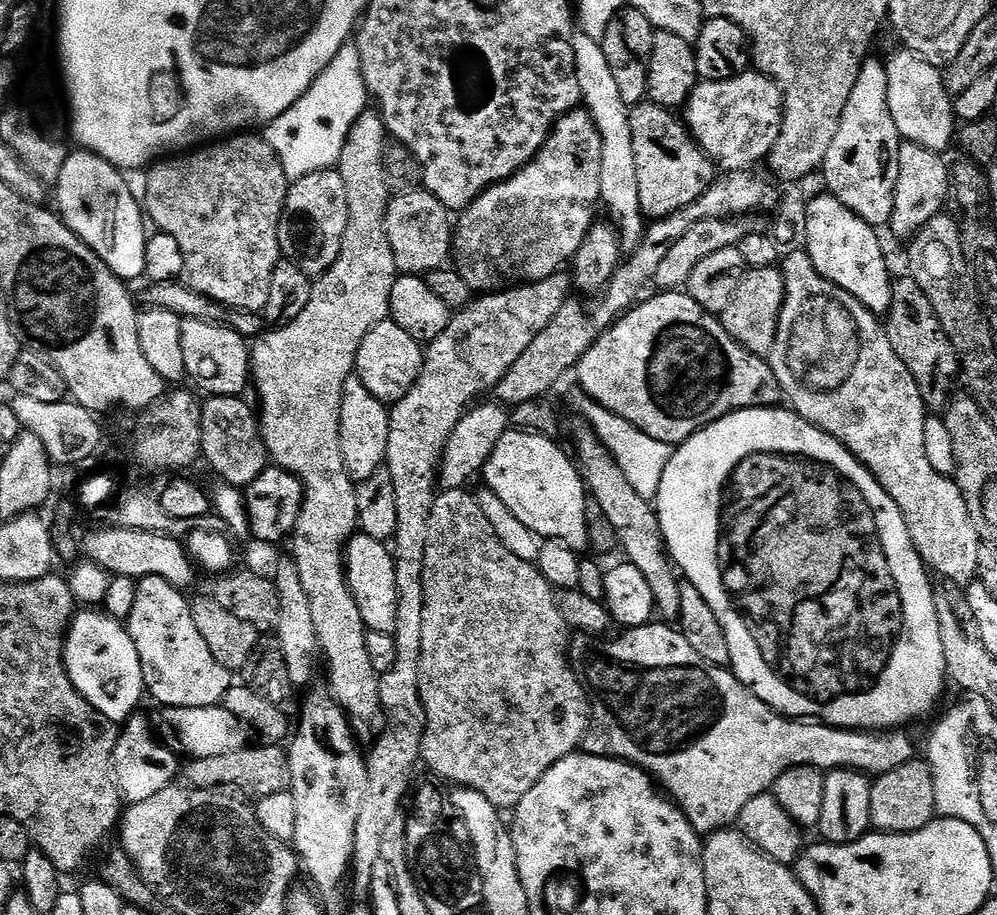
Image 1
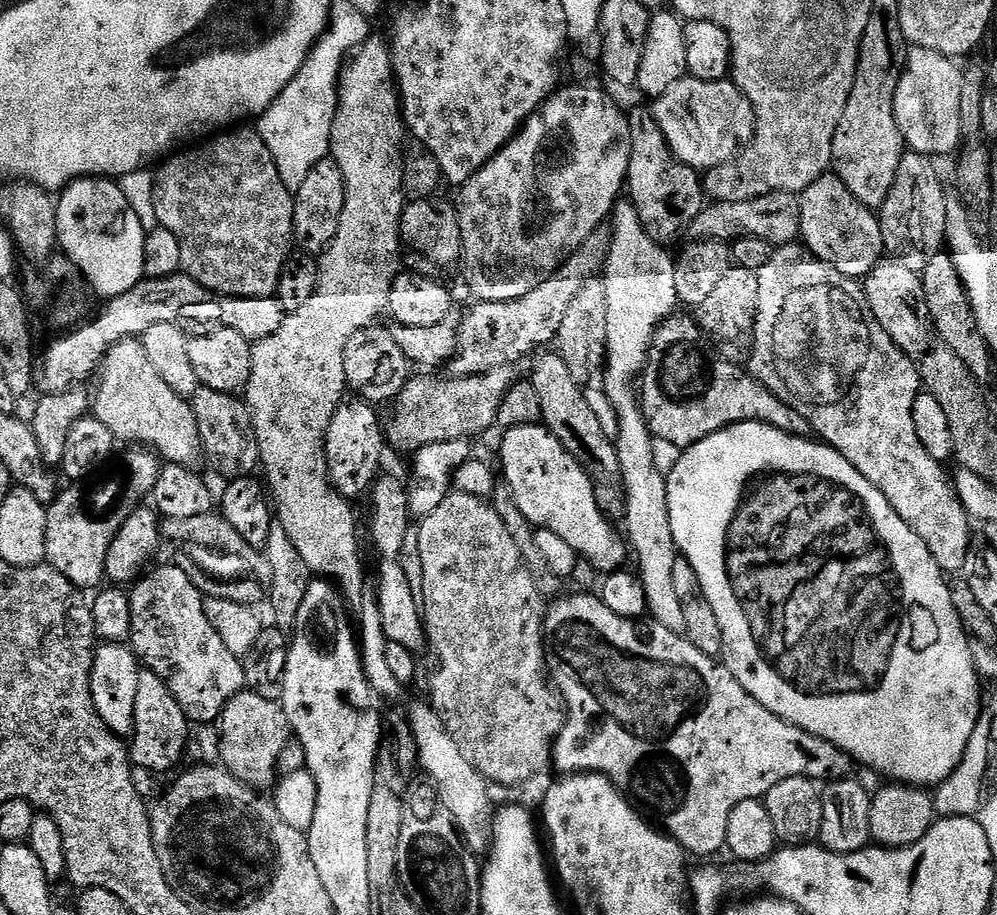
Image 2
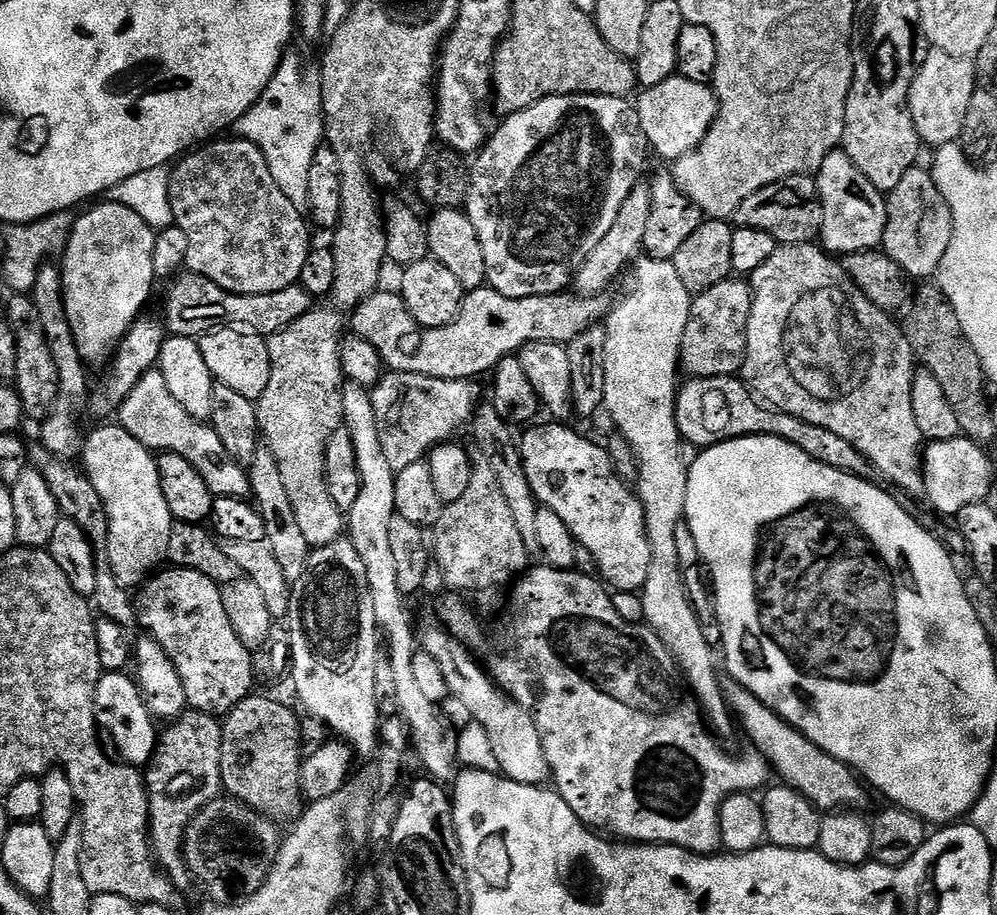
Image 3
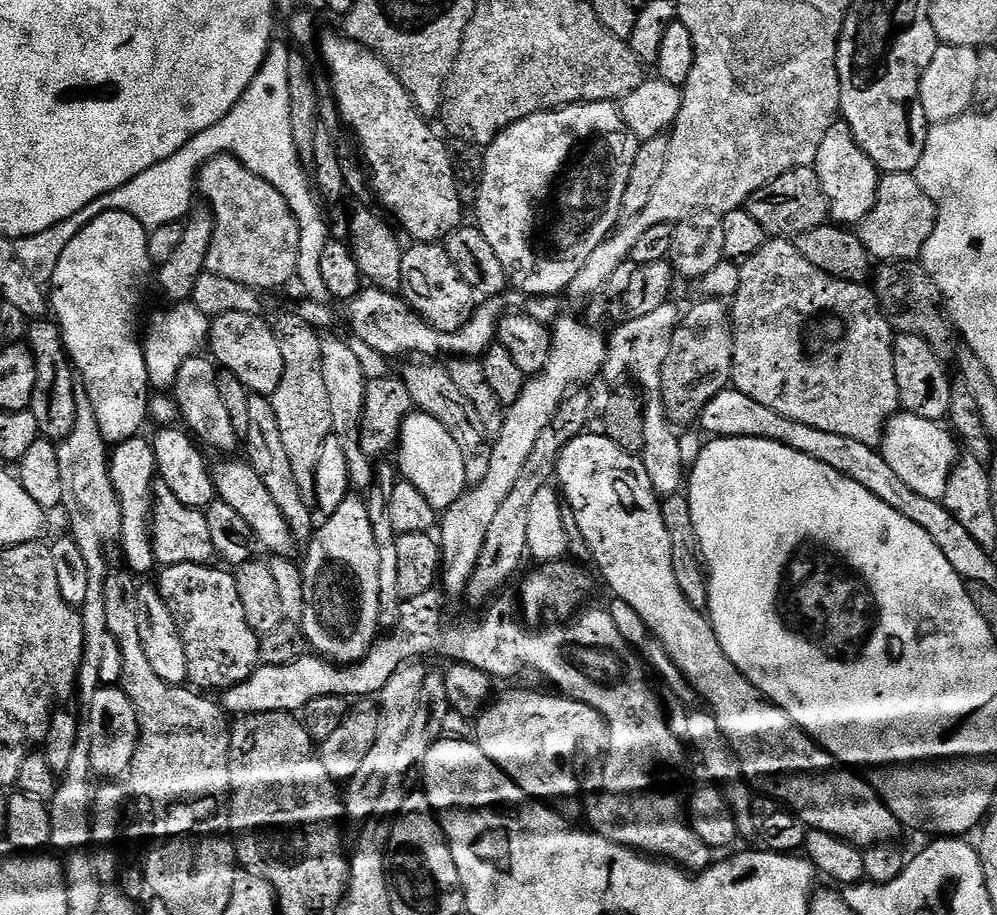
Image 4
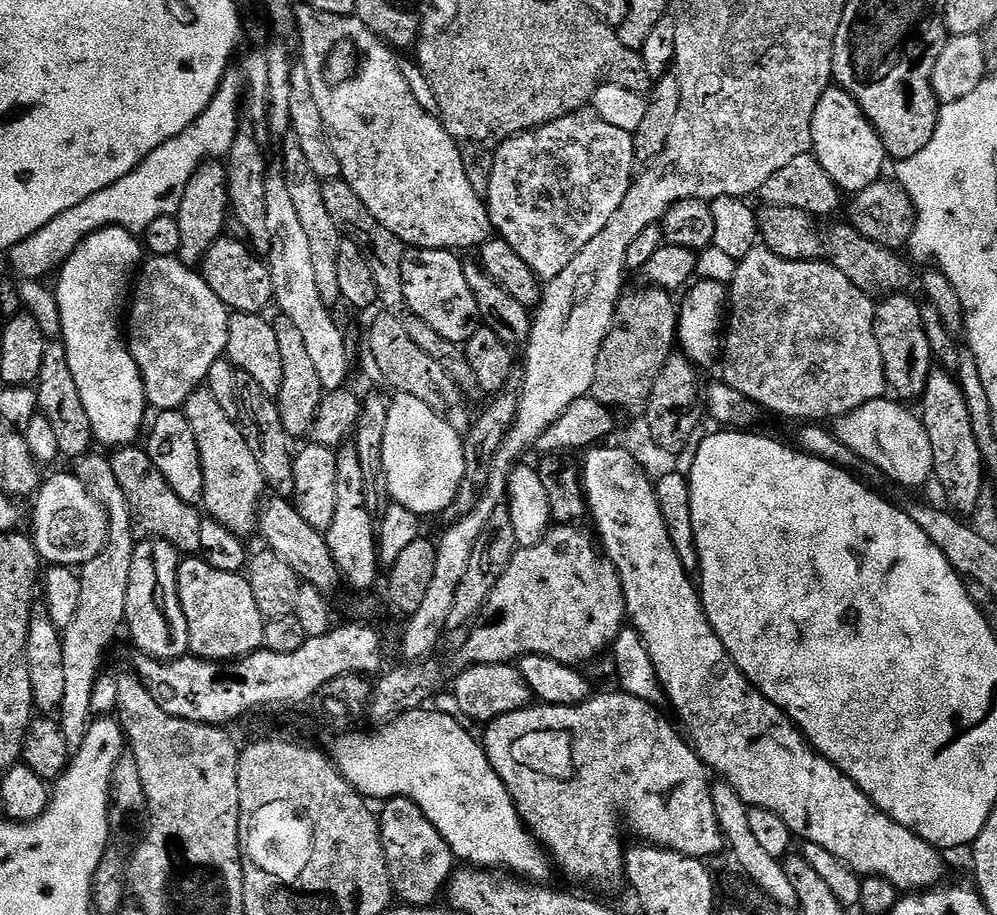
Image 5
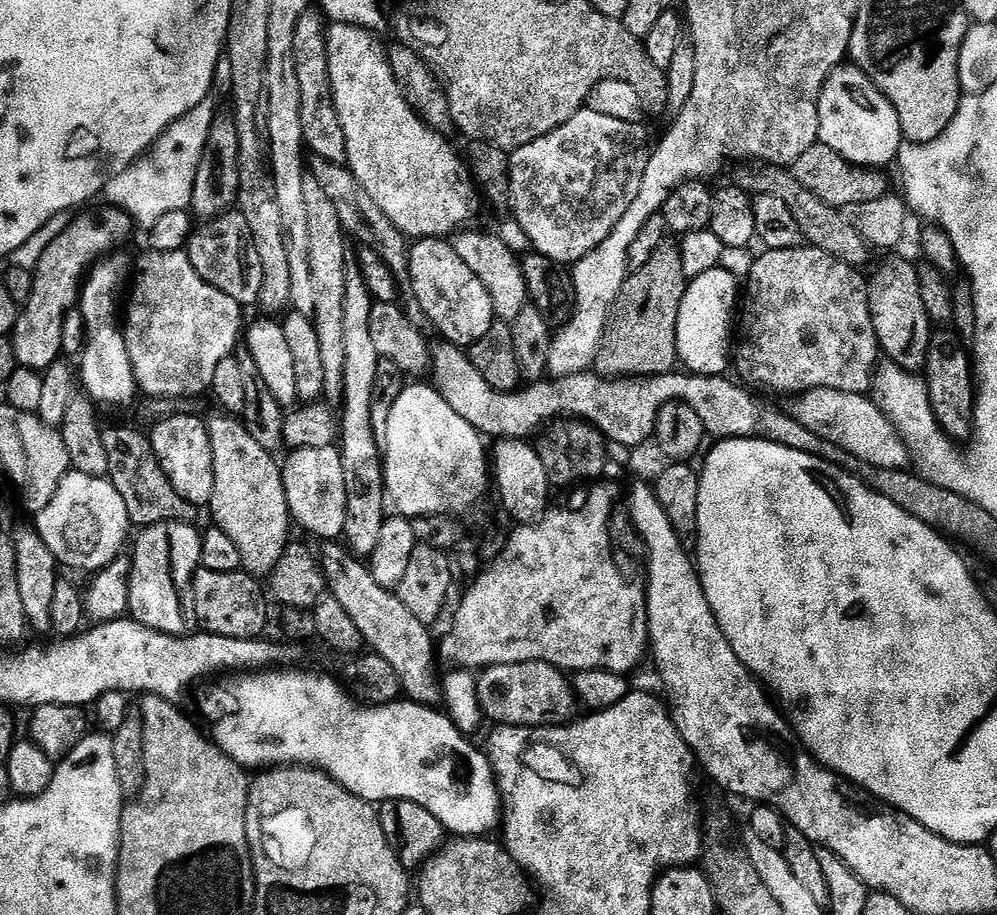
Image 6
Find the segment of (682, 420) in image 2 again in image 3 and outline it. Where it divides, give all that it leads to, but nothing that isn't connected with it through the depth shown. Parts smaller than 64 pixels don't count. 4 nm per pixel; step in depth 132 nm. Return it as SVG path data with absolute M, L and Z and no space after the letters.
M736 376L685 379L676 394L676 425L681 437L687 443L689 440L697 444L700 450L712 448L723 440L737 440L743 436L776 436L798 446L798 450L810 454L810 458L826 466L834 466L834 470L863 477L867 477L870 472L868 461L852 449L846 438L838 438L838 434L822 430L822 426L814 426L802 418L765 406L748 391L744 381Z

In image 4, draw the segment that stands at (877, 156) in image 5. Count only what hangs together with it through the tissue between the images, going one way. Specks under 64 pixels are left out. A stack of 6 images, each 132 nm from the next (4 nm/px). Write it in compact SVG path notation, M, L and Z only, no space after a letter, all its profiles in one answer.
M848 123L833 124L826 138L822 138L814 167L818 182L822 182L822 190L828 199L831 219L837 225L858 226L866 218L866 214L874 210L882 173L876 163L860 149Z

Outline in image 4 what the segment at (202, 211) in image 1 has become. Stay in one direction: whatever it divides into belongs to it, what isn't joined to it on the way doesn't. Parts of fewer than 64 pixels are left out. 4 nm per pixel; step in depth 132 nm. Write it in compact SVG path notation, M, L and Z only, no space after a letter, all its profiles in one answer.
M215 156L200 167L198 192L204 195L203 203L211 208L216 223L210 254L206 254L207 272L264 294L296 280L298 222L286 206L286 198L270 182L246 170L233 156Z

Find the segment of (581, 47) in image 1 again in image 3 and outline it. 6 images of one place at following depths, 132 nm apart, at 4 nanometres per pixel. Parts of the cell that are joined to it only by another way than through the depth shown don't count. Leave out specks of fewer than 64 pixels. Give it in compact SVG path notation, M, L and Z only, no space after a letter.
M637 259L631 265L632 277L628 280L628 293L617 304L611 305L603 321L606 330L606 390L603 411L608 412L609 418L616 423L615 431L624 436L633 448L637 460L638 476L634 488L644 511L646 538L650 546L650 566L640 596L644 611L643 623L668 647L677 666L680 667L680 674L684 677L691 695L695 696L696 703L700 706L703 719L710 725L713 733L721 734L720 732L730 731L732 724L734 728L734 720L729 715L730 709L724 698L722 680L716 677L716 660L712 657L713 645L708 643L702 630L697 609L692 609L692 604L688 601L688 592L684 589L685 573L678 562L678 542L674 542L676 526L684 520L689 469L687 463L683 464L680 461L682 437L676 425L676 376L678 377L680 364L682 334L686 334L686 322L690 318L694 296L686 290L686 286L682 286L682 278L678 278L678 270L674 270L671 260L643 259Z

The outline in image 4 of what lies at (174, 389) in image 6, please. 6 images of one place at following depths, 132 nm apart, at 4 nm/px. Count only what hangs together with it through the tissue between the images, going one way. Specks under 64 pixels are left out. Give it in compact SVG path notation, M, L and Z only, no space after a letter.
M191 302L172 304L165 312L158 313L142 336L149 385L156 390L175 389L182 364L205 351L209 329L210 317L199 312Z

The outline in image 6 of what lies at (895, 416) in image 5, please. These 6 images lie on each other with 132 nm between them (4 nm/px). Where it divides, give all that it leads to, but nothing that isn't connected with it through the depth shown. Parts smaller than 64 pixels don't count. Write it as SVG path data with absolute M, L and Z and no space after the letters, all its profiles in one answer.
M820 388L799 393L793 400L796 401L793 402L792 408L790 407L790 415L806 430L810 430L810 434L822 438L825 445L843 454L854 454L854 458L870 466L878 466L882 470L909 467L908 448L896 433L896 428L884 415L884 411L876 405L875 399L864 394Z

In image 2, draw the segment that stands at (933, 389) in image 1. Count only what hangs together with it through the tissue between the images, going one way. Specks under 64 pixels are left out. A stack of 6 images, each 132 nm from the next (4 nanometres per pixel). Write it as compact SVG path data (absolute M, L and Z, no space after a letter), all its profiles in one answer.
M884 258L872 267L872 271L867 276L863 277L862 287L872 307L874 318L878 318L882 330L890 334L898 350L913 358L923 358L932 351L934 329L930 306L926 302L924 277L921 273L902 266L902 262Z

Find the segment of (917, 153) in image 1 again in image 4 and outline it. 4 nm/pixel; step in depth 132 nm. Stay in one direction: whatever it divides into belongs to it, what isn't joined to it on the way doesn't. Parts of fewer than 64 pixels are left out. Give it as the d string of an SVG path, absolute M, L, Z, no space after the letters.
M889 172L878 186L874 210L858 225L860 241L876 262L916 262L926 246L926 238L934 234L936 207L918 186L915 175L910 172Z

